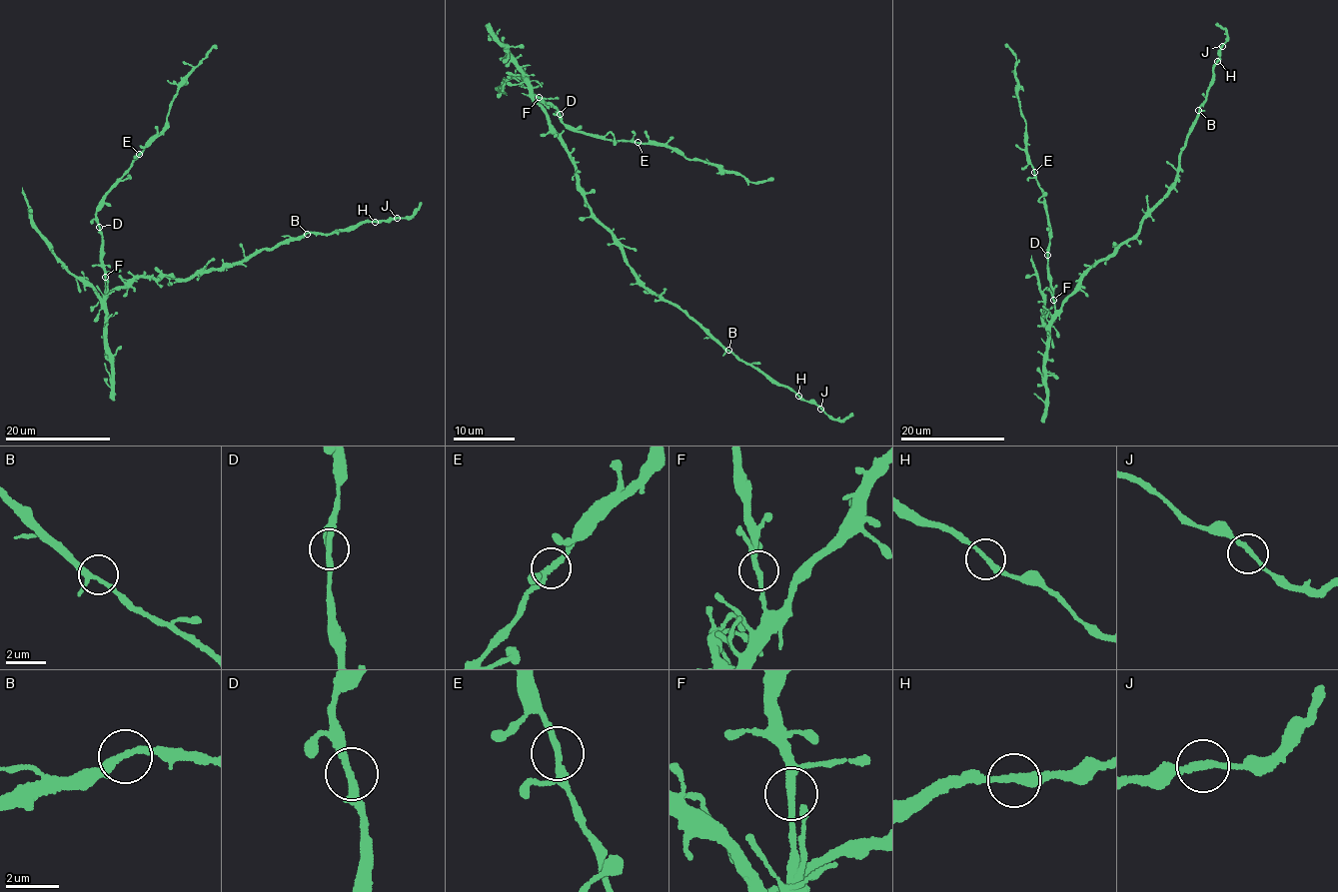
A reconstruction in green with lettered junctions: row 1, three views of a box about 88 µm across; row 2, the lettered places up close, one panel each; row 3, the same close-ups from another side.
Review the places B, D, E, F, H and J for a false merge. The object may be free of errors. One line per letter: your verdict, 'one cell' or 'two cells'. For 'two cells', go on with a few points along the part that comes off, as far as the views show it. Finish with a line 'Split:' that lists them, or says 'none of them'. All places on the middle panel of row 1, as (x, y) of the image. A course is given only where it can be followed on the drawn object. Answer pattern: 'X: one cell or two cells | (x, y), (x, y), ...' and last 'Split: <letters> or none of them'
B: one cell
D: one cell
E: one cell
F: one cell
H: one cell
J: one cell
Split: none of them

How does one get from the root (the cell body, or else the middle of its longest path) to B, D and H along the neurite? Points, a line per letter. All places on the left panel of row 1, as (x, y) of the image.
B: (146, 276), (156, 281), (167, 276), (180, 282), (196, 274), (220, 271), (307, 234)
D: (146, 276), (138, 276), (123, 286), (106, 289), (99, 227)
H: (146, 276), (156, 281), (167, 276), (180, 282), (196, 274), (220, 271), (309, 233), (327, 234), (375, 222)

